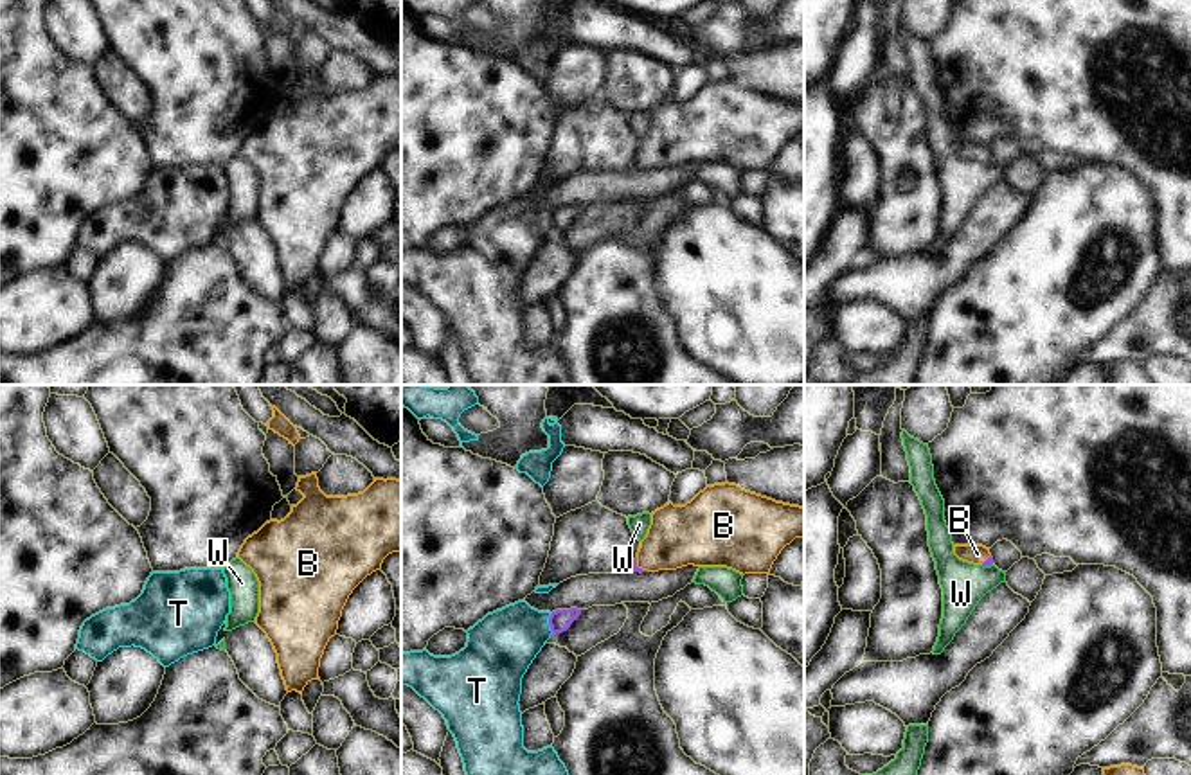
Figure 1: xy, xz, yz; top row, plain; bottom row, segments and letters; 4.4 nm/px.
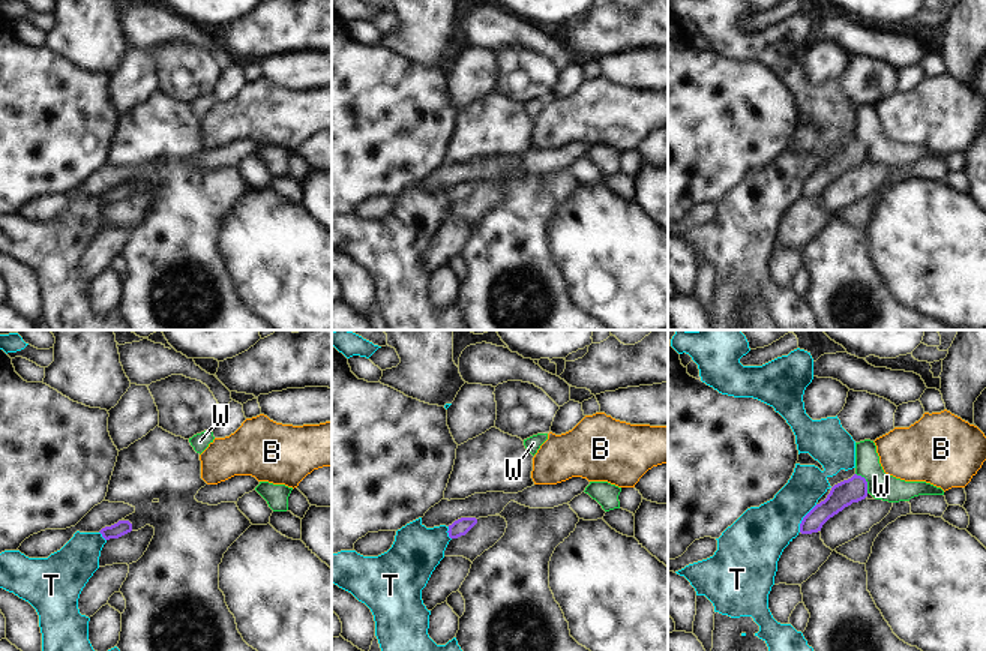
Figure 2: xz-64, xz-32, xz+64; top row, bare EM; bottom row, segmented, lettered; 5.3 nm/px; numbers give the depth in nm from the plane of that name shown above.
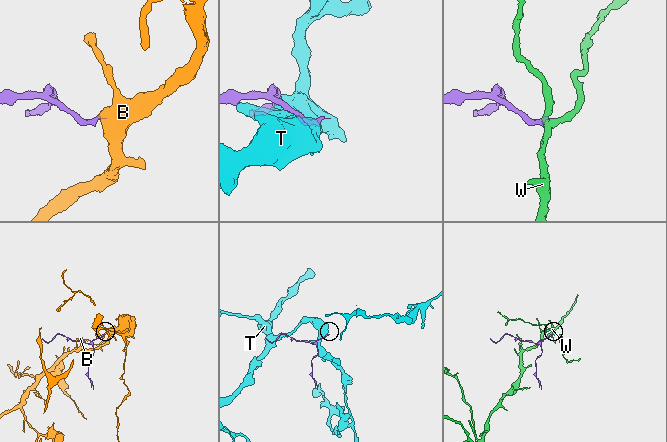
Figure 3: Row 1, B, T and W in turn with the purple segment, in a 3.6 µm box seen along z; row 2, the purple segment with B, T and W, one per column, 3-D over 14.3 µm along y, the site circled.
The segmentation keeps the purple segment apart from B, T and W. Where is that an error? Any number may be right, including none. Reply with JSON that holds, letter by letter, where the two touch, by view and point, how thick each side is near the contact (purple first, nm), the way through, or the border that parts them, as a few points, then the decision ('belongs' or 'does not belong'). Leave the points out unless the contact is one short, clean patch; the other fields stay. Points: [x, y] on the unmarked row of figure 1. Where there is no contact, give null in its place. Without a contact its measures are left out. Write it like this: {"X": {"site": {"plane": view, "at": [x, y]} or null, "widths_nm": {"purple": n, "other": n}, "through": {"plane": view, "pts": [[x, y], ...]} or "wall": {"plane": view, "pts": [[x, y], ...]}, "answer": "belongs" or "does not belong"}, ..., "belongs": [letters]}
{"B": {"site": {"plane": "xz", "at": [637, 164]}, "widths_nm": {"purple": 30, "other": 280}, "through": {"plane": "xz", "pts": [[635, 166], [637, 164], [679, 132]]}, "answer": "belongs"}, "T": {"site": {"plane": "xz", "at": [549, 222]}, "widths_nm": {"purple": 100, "other": 300}, "answer": "does not belong"}, "W": {"site": {"plane": "yz", "at": [986, 162]}, "widths_nm": {"purple": 40, "other": 200}, "wall": {"plane": "yz", "pts": [[992, 160], [981, 162]]}, "answer": "does not belong"}, "belongs": ["B"]}

